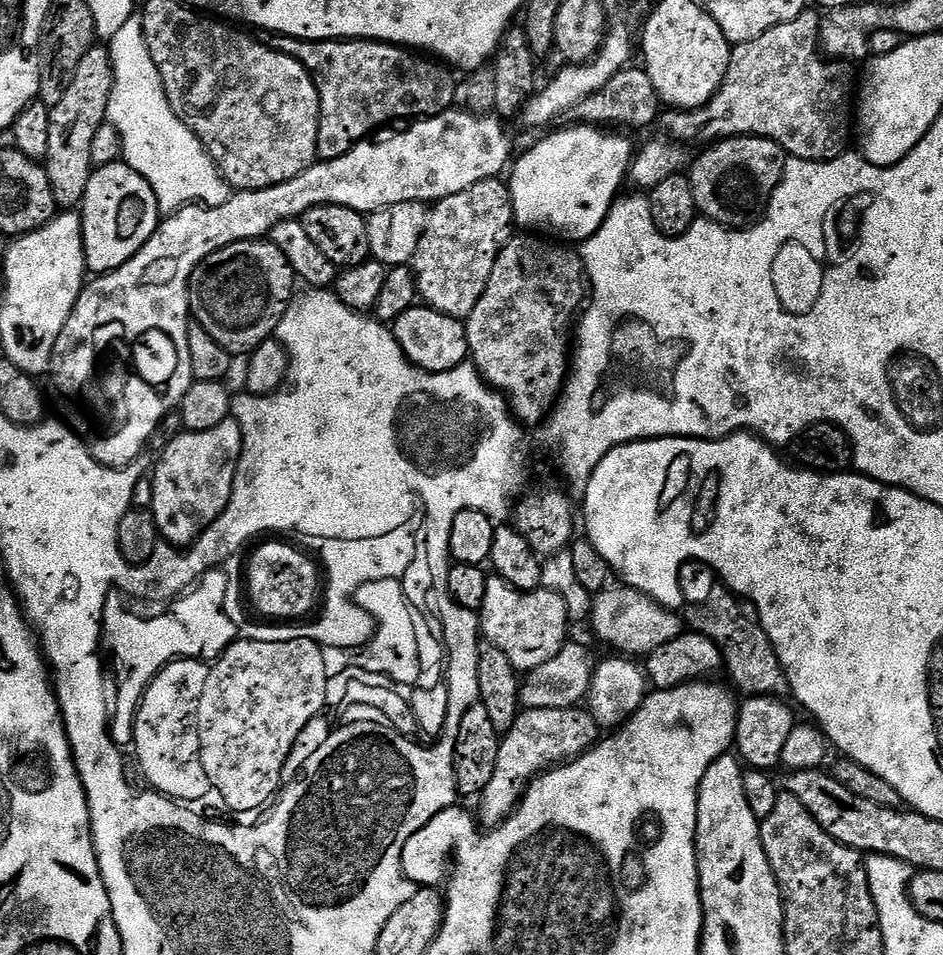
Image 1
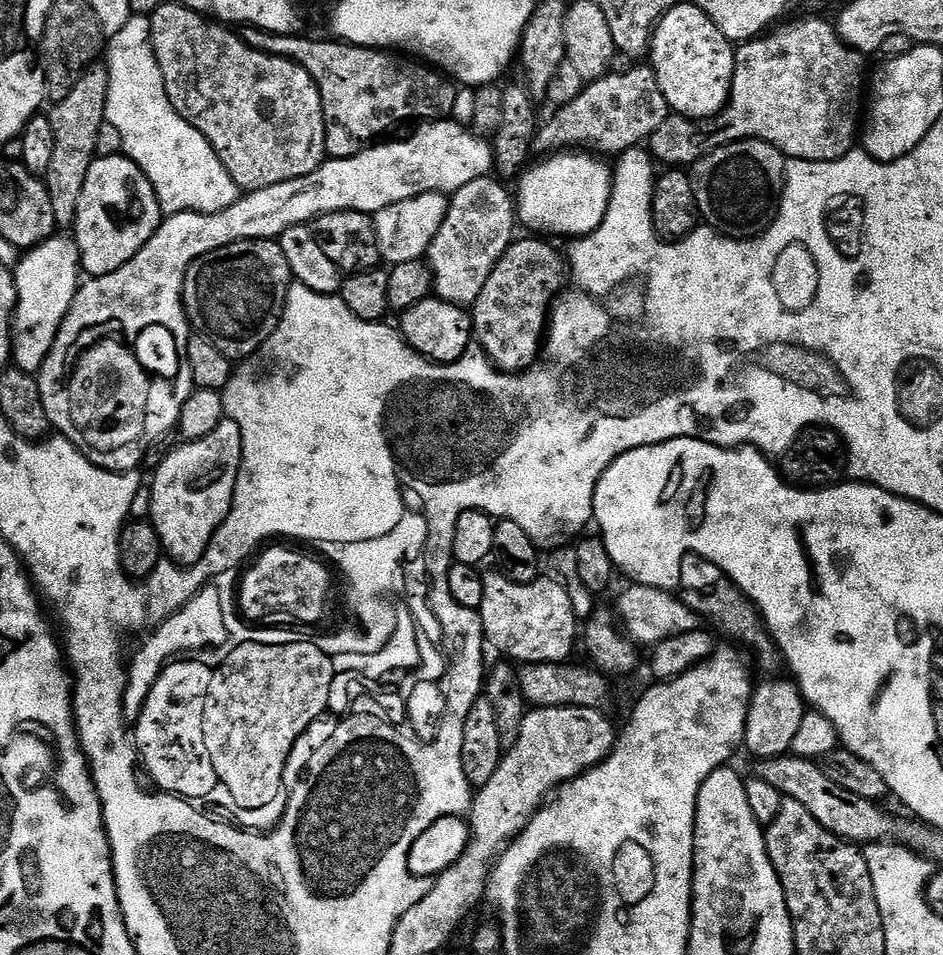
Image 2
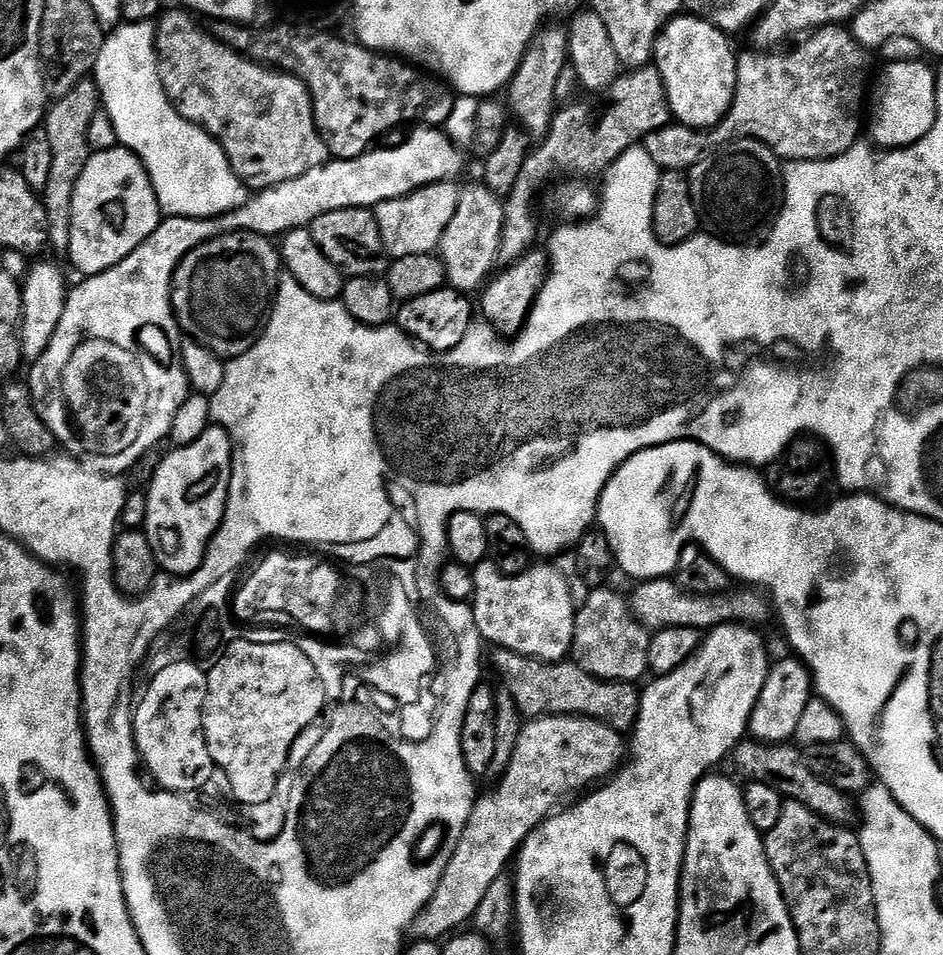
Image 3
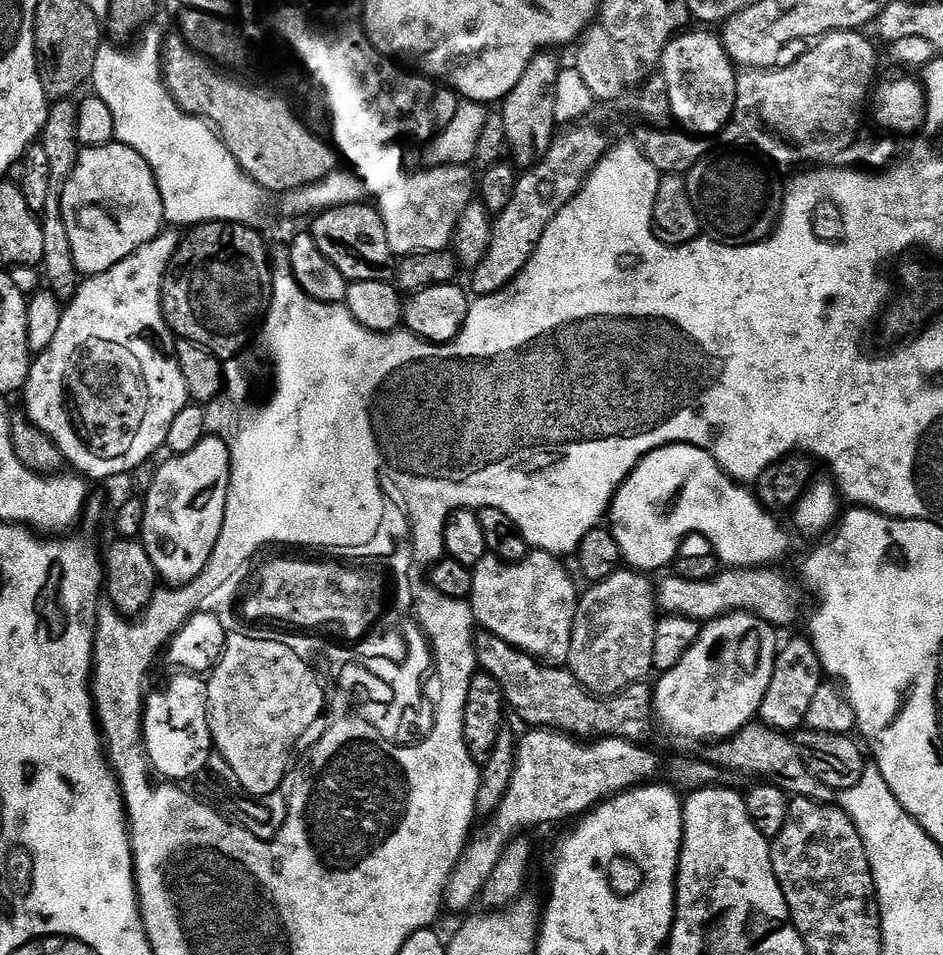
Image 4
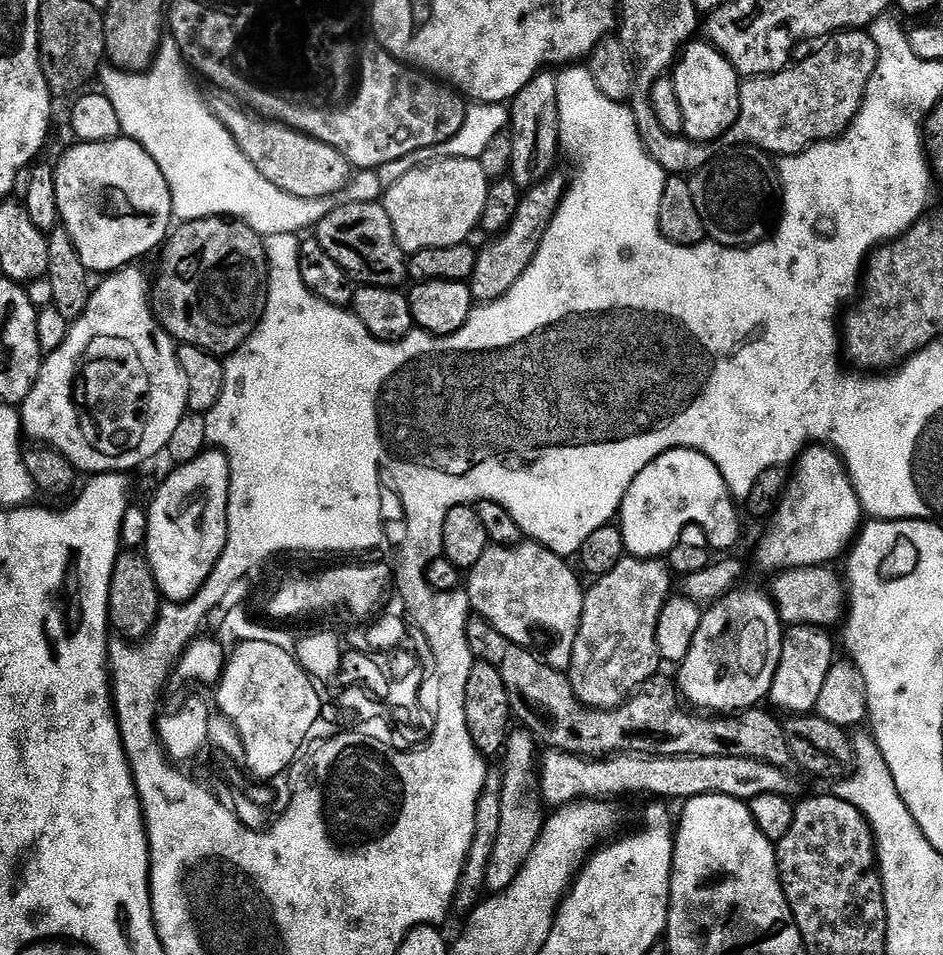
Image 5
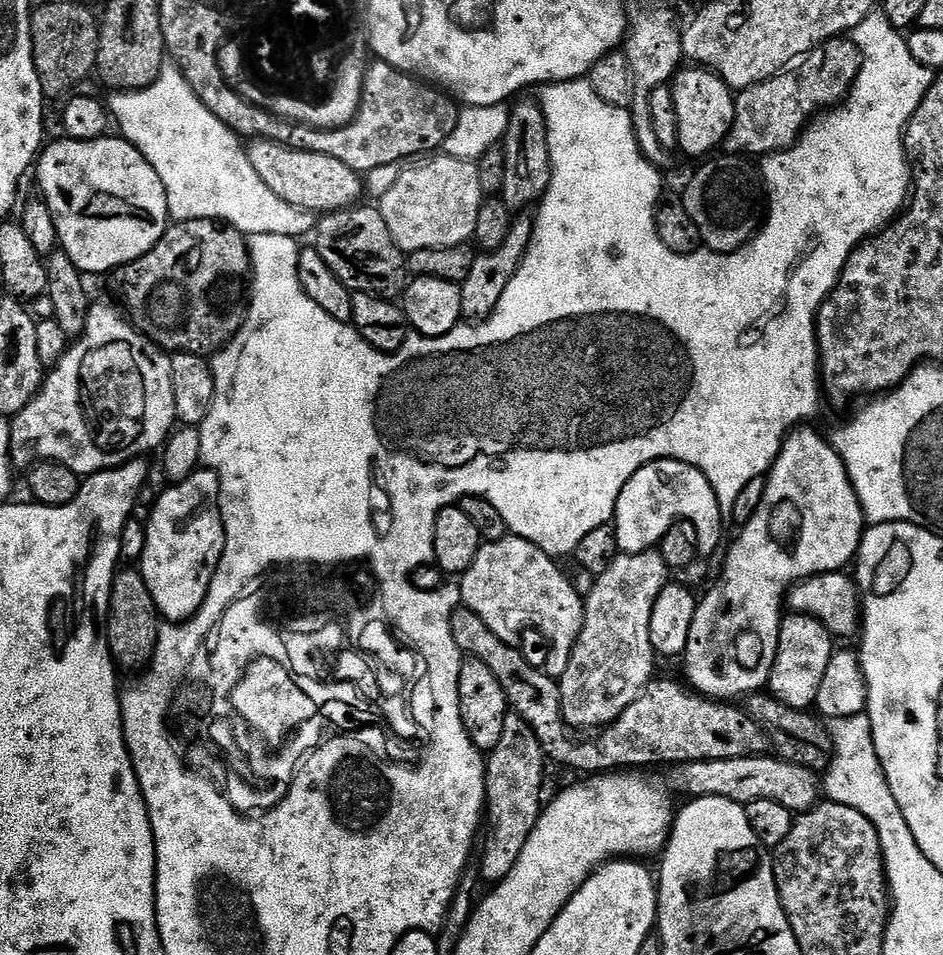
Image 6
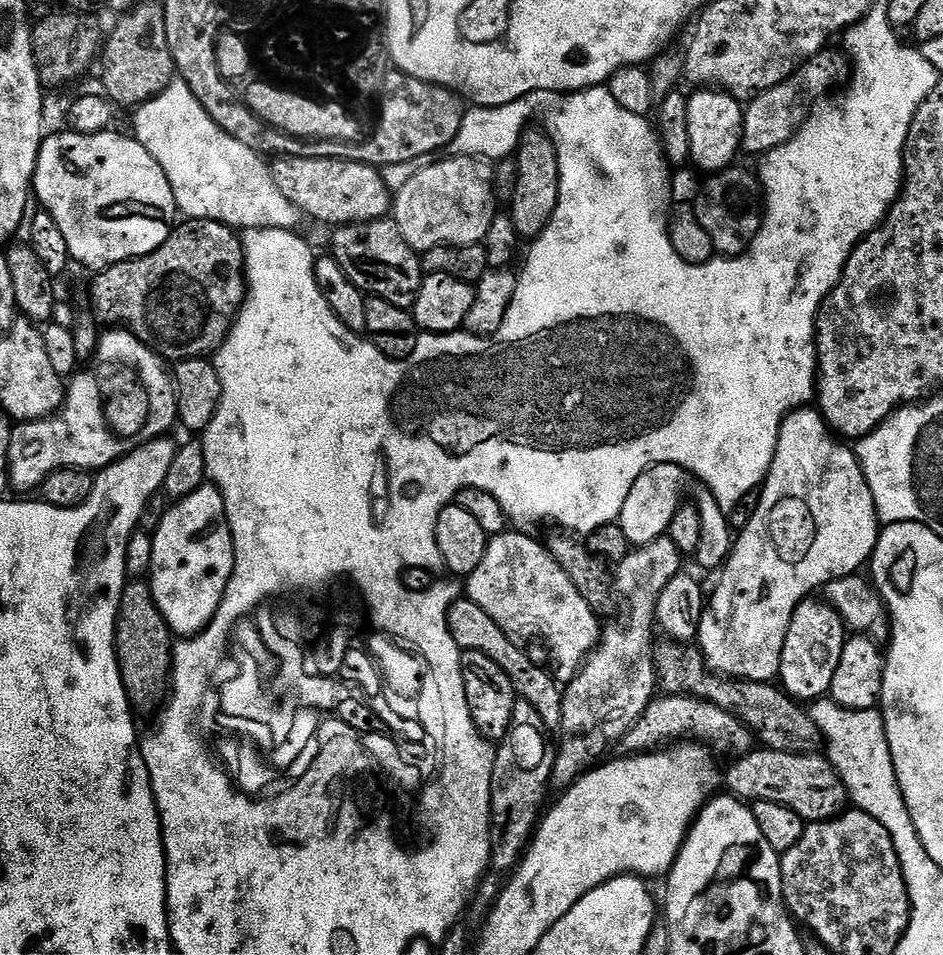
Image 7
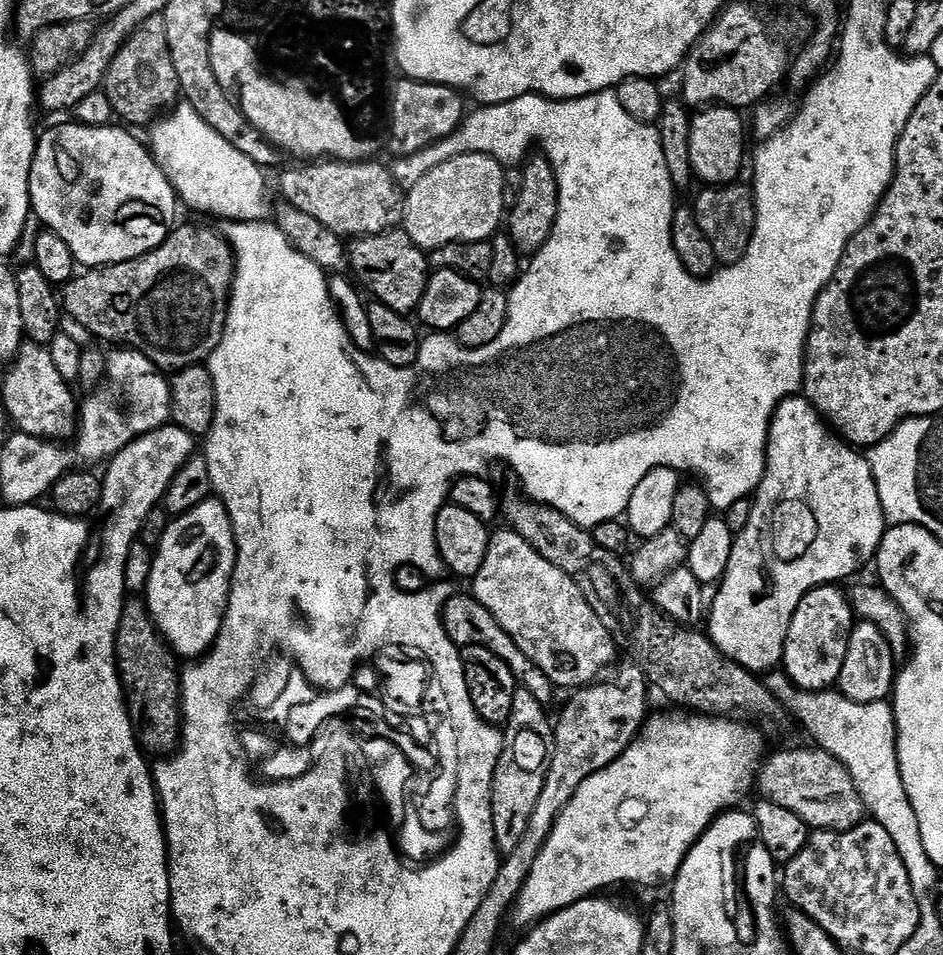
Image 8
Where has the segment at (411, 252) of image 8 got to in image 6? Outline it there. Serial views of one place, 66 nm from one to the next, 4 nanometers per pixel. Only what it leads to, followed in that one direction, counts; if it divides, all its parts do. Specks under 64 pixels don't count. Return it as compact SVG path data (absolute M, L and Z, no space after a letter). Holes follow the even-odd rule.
M357 206L342 212L329 212L319 221L318 231L314 236L314 246L322 254L326 266L348 287L349 292L368 292L371 296L383 296L385 300L395 301L403 297L410 283L408 256L394 242L386 218L375 207Z

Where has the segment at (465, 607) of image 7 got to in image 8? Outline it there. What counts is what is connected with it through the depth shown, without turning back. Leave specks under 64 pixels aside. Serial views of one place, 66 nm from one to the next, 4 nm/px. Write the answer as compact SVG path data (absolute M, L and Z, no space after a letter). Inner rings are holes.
M471 594L449 595L447 602L439 609L439 614L440 622L444 625L450 642L454 642L457 648L486 646L486 650L498 654L498 658L502 658L502 662L506 662L506 666L510 666L519 687L530 690L530 694L534 694L534 698L538 698L540 704L551 705L554 685L548 681L548 675L533 660L526 658L526 654L522 654L522 650L513 642L510 634L506 634L506 630L502 630L502 626L498 626L494 614L490 614L490 610L486 610L486 606L482 606L482 602L478 602L475 596Z

